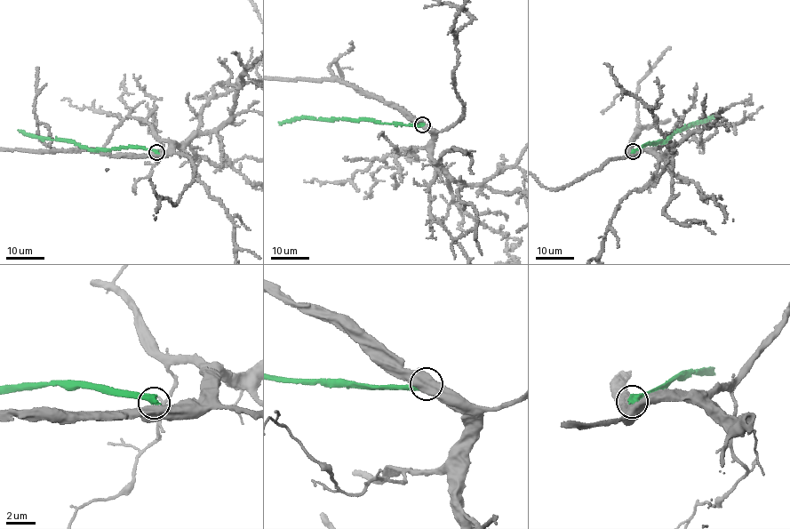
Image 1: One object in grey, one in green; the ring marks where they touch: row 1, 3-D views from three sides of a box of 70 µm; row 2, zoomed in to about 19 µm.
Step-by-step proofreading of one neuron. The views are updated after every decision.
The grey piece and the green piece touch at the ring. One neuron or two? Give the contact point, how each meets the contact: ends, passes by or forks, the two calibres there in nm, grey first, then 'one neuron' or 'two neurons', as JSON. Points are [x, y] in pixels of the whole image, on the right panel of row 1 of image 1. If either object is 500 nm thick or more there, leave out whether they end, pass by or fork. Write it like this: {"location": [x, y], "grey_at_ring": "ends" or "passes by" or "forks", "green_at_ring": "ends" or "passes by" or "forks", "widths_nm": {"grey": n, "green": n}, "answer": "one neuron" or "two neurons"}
{"location": [633, 151], "widths_nm": {"grey": 480, "green": 500}, "answer": "two neurons"}

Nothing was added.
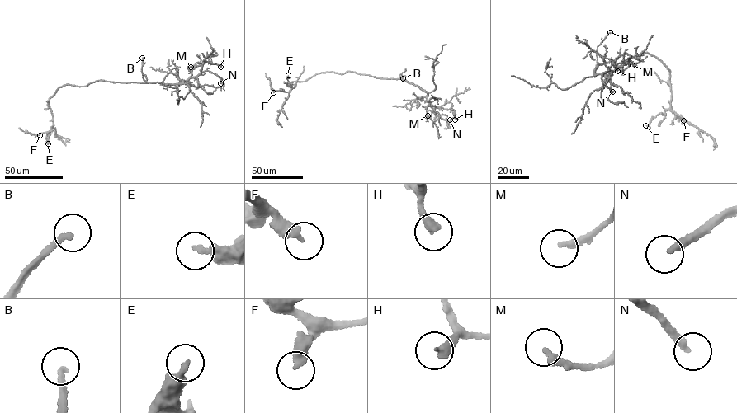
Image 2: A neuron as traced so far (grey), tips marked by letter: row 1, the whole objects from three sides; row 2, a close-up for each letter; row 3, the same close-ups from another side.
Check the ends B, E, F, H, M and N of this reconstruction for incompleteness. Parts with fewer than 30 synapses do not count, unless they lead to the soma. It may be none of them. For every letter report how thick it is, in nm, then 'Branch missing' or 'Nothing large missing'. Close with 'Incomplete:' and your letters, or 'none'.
B: Thickness 200 nm. Branch missing
E: Thickness 360 nm. Nothing large missing
F: Thickness 420 nm. Nothing large missing
H: Thickness 340 nm. Branch missing
M: Thickness 240 nm. Nothing large missing
N: Thickness 280 nm. Branch missing
Incomplete: B, H, N

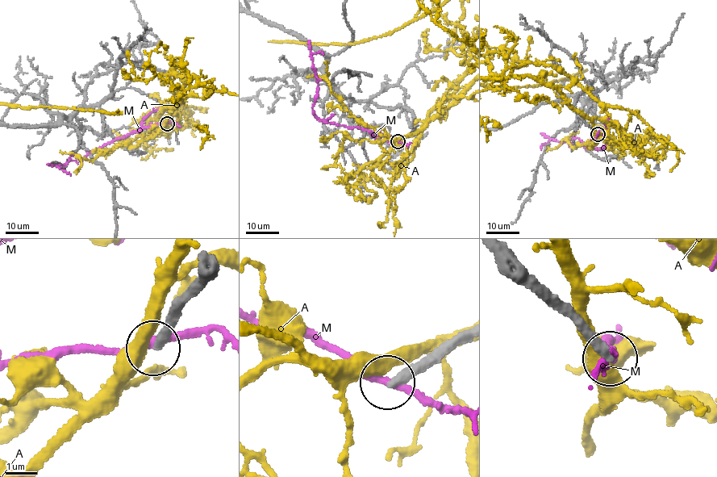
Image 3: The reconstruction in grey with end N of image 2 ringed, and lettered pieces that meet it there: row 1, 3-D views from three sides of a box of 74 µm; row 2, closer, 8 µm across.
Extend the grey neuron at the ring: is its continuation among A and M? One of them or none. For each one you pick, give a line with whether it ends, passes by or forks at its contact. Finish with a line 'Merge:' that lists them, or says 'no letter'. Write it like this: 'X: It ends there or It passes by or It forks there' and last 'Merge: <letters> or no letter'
Merge: no letter

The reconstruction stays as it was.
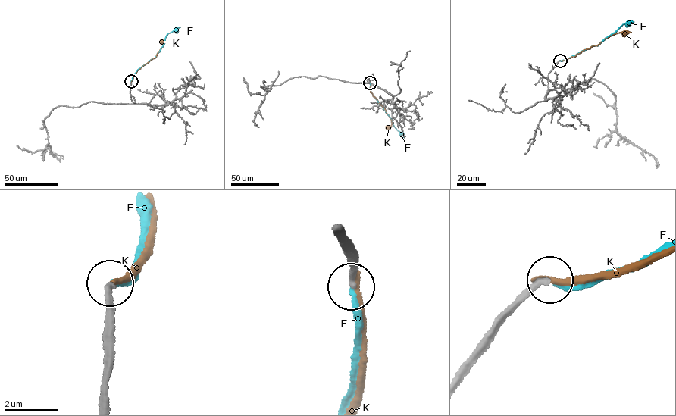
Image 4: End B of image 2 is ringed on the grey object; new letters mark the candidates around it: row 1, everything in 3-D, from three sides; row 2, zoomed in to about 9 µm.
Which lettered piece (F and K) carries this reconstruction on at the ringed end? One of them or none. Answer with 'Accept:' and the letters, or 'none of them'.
Accept: F

